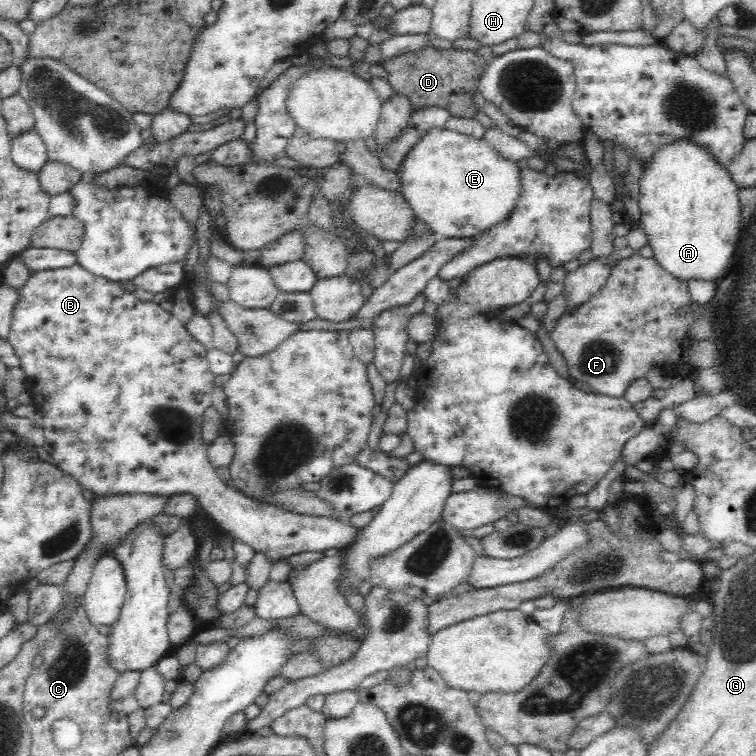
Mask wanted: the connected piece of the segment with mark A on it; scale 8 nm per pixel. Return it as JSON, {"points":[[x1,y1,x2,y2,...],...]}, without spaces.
{"points":[[678,140,663,146,643,170,639,187,641,226,652,249,652,258,660,268,684,283,701,280,718,284,733,272,738,243,748,227,748,224,742,224,739,186,732,180,729,171,710,158,702,146,689,140]]}

